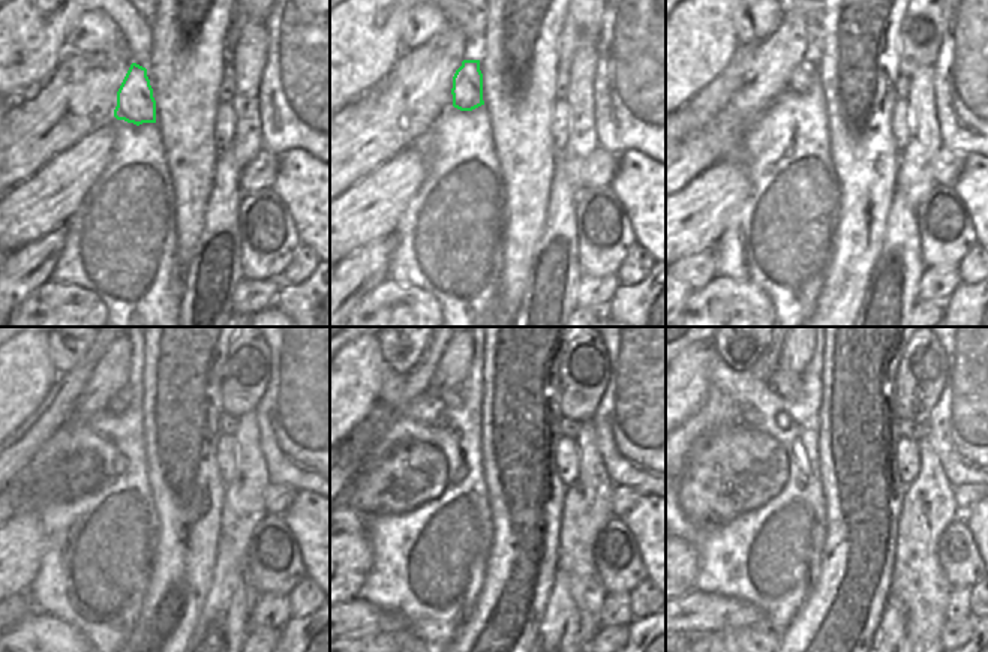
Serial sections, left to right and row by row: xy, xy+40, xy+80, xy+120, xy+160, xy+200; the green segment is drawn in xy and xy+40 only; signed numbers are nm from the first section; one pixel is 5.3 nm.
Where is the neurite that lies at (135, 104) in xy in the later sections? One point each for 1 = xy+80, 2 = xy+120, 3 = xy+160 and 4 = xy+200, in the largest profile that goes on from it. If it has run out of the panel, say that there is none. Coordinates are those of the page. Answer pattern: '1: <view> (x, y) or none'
1: xy+80 (802, 77)
2: xy+120 (119, 403)
3: xy+160 (453, 396)
4: xy+200 (787, 384)

